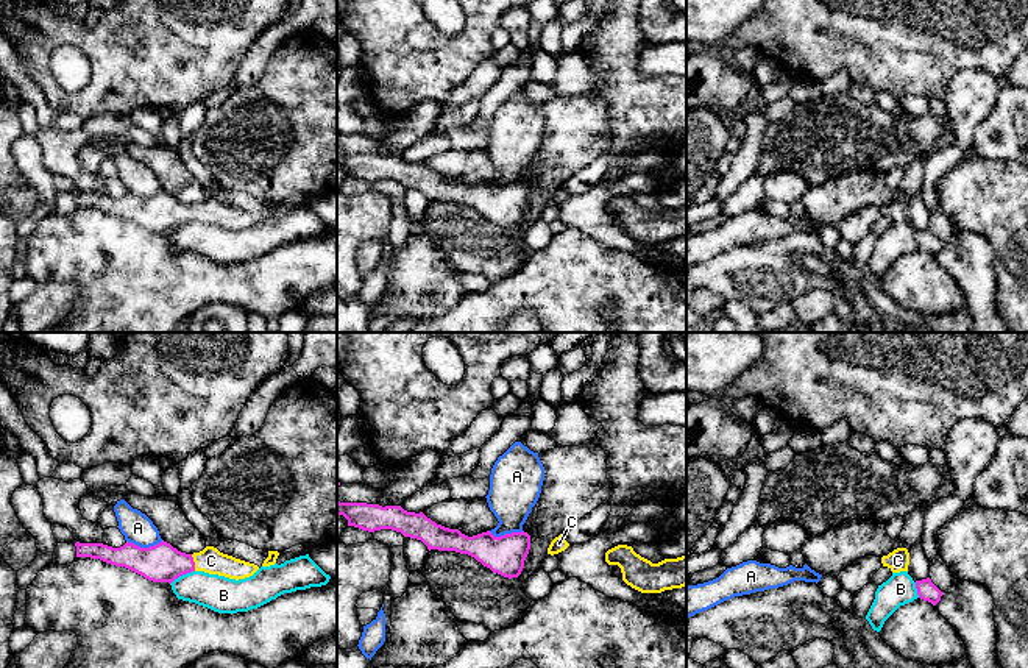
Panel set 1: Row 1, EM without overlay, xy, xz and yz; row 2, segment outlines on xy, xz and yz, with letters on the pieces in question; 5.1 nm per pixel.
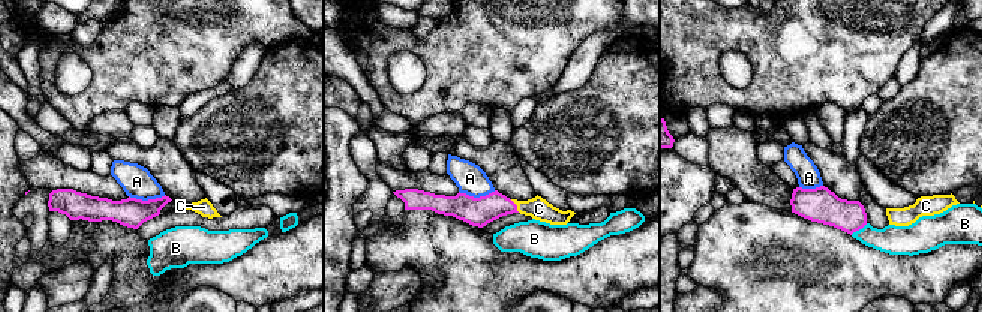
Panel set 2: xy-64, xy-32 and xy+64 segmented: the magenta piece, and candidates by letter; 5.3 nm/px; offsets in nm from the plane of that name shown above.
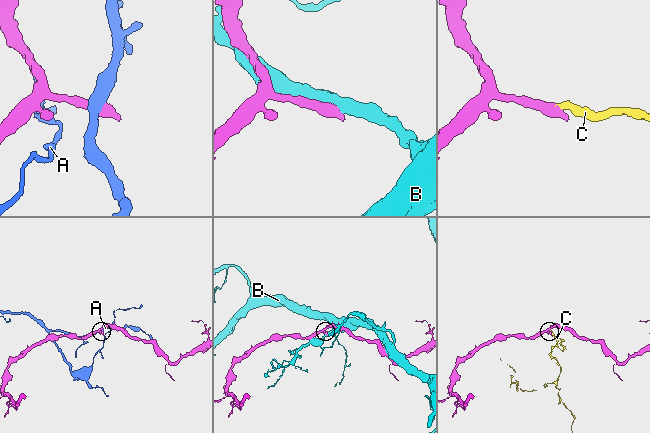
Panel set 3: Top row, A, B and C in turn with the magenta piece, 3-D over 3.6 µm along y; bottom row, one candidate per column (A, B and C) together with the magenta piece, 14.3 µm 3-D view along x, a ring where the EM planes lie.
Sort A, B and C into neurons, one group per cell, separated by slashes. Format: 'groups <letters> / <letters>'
groups A / B / C

